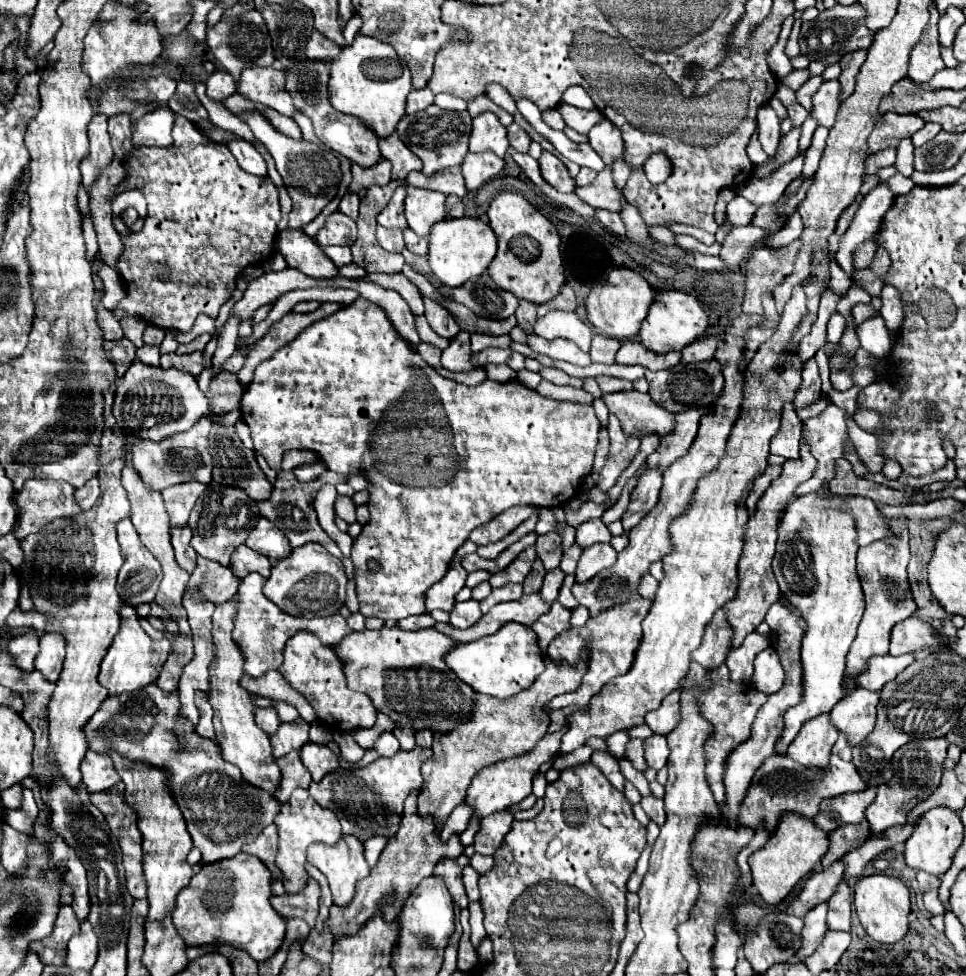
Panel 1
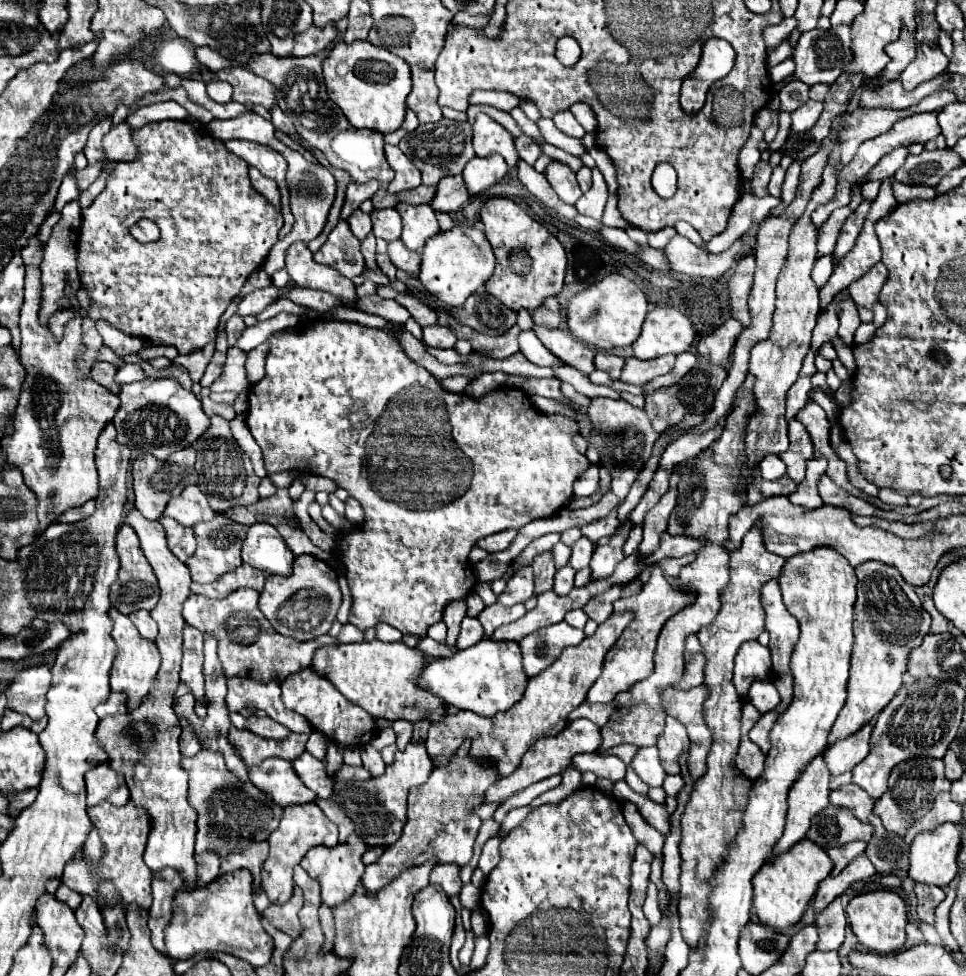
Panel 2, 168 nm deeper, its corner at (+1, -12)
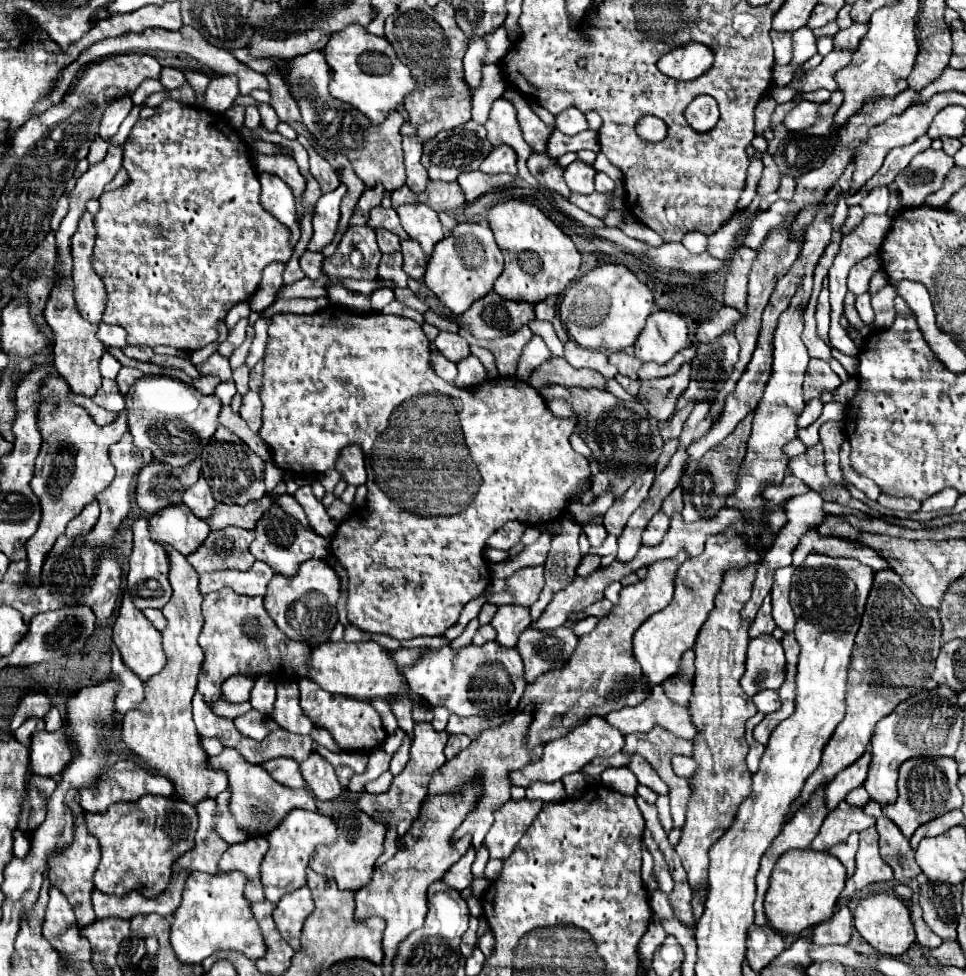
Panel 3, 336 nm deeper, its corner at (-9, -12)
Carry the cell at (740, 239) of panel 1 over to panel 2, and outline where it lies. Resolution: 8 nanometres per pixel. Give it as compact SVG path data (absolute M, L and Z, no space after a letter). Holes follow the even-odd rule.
M676 235L666 247L664 253L668 257L668 265L672 271L690 275L690 277L722 277L742 255L744 255L744 241L738 239L732 247L724 253L708 253L702 247L694 245L682 235Z

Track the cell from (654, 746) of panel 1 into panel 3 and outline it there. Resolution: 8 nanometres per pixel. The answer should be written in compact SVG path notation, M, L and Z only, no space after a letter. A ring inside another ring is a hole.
M632 755L632 761L628 763L628 769L632 769L632 773L638 777L638 781L642 785L650 787L658 795L666 795L668 793L668 785L660 779L660 775L656 773L656 769L652 769L652 765L644 757Z

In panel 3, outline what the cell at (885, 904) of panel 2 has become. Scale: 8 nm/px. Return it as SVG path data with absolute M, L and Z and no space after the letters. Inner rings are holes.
M888 893L868 895L866 899L862 899L854 911L854 927L876 951L884 955L902 955L916 941L908 905L902 899Z

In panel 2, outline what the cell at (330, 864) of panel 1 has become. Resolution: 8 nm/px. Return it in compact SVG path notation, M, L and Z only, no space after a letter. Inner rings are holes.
M350 835L344 843L338 843L336 847L314 847L302 859L300 865L306 869L306 873L312 879L318 879L318 883L322 885L322 901L328 907L346 901L356 891L356 885L364 873L364 863L362 863L364 851L366 851L366 841L360 835Z

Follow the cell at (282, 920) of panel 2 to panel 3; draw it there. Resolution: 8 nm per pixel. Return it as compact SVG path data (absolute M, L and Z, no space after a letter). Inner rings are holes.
M308 885L296 889L296 893L288 893L288 897L282 897L280 903L274 909L274 921L280 929L280 935L288 945L298 951L300 949L300 931L304 919L314 911L314 901L310 897Z

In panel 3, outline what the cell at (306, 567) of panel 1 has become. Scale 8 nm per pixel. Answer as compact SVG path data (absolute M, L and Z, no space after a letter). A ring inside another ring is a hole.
M308 559L300 565L294 577L274 575L274 579L268 583L268 593L264 595L264 607L286 637L318 647L320 643L330 641L330 633L338 623L338 597L340 577L336 571L322 559Z

